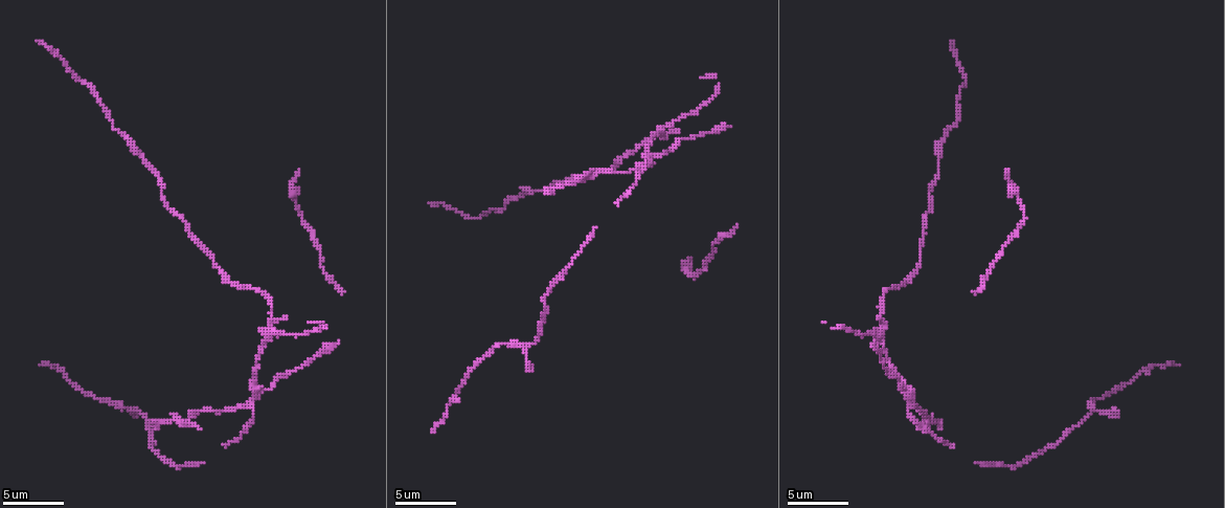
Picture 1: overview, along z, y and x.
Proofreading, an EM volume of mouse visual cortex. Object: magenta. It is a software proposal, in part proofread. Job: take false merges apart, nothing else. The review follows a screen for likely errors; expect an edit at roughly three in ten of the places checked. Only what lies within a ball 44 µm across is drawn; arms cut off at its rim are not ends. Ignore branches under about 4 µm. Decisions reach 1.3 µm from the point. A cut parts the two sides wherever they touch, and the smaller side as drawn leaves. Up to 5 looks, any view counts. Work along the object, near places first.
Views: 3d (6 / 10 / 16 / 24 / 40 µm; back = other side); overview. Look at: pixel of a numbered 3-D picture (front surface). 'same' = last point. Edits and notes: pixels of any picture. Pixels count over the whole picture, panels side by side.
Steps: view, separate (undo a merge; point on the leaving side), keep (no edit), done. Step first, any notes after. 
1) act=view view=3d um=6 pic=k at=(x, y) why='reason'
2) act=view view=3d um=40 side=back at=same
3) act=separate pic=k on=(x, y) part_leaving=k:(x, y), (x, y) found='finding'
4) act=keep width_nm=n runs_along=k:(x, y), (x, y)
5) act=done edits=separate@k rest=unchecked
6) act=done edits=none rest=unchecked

act=view view=3d um=10 pic=1 at=(876, 331) why='looks like a crossing'

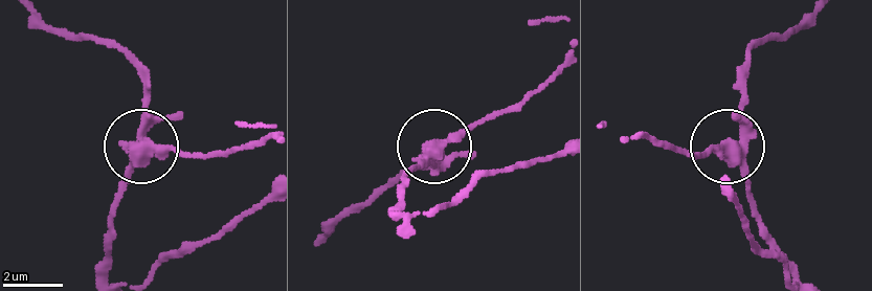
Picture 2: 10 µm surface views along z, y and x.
act=separate pic=2 on=(175, 149) arms=4 part_leaving=2:(141, 154), (229, 154), (267, 141) found='two neurons meet here'

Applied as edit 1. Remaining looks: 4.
act=view view=3d um=6 pic=1 at=(958, 100) why='thin neck'

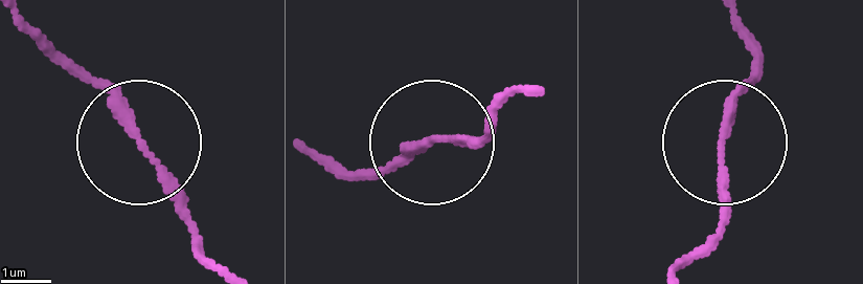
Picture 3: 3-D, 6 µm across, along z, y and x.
act=keep runs_along=3:(503, 97), (478, 135), (358, 173) found='all the same neuron'

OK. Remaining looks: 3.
act=view view=3d um=6 pic=1 at=(1089, 414) why='sudden change in width'

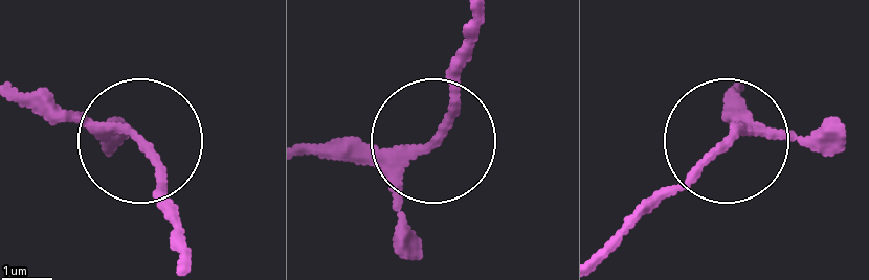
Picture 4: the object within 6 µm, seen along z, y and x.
act=view view=3d um=6 side=back pic=4 at=(129, 135) why='from behind'

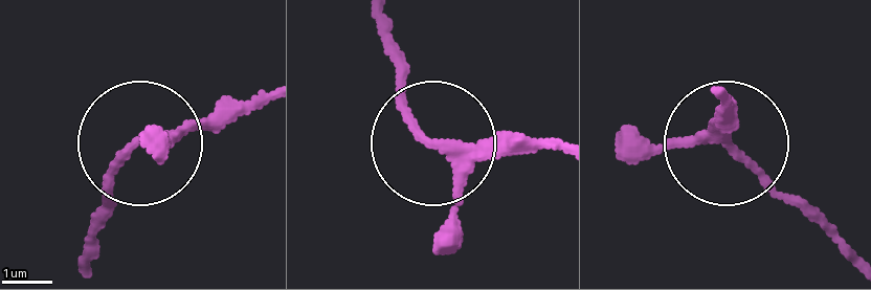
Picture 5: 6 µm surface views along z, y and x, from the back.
act=keep arms=3 found='one neuron here'

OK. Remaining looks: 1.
act=done edits=separate@2 rest=unchecked

